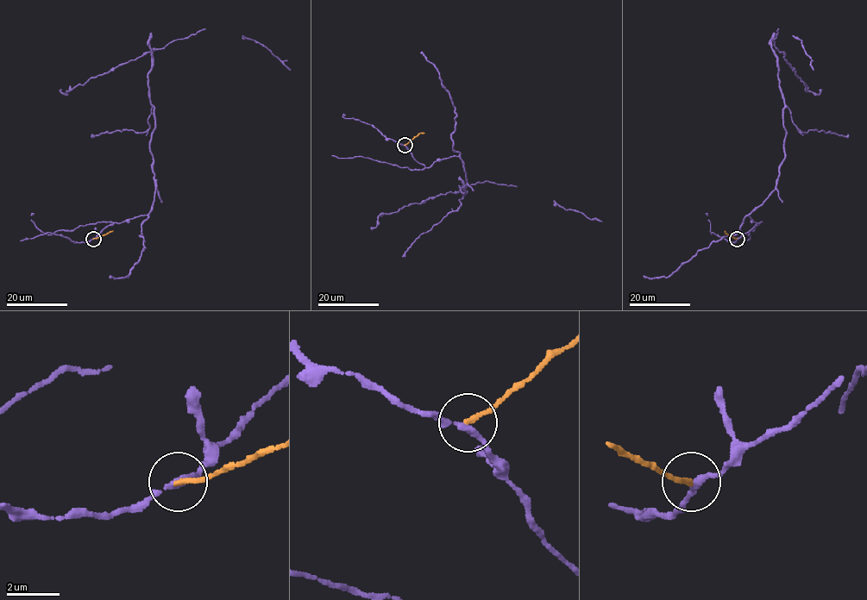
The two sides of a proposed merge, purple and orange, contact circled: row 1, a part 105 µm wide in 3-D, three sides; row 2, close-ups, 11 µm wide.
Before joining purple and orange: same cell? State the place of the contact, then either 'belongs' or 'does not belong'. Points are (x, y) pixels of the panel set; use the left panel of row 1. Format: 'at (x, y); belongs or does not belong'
at (93, 239); does not belong

